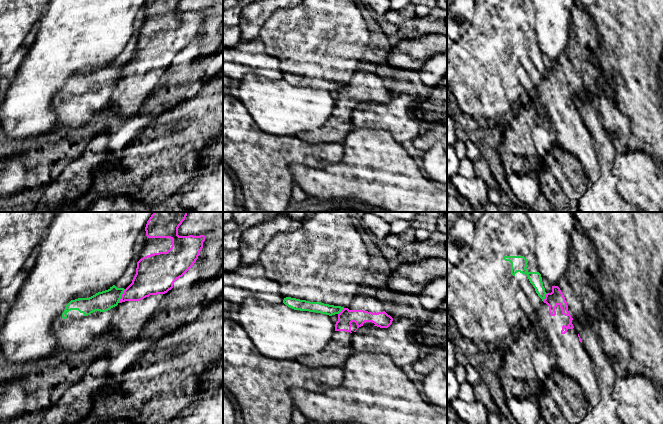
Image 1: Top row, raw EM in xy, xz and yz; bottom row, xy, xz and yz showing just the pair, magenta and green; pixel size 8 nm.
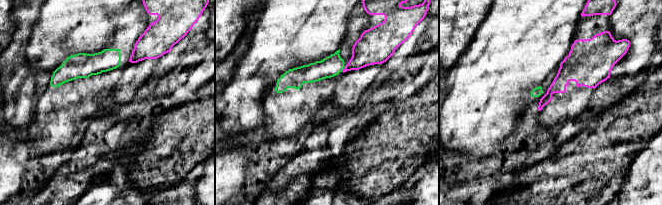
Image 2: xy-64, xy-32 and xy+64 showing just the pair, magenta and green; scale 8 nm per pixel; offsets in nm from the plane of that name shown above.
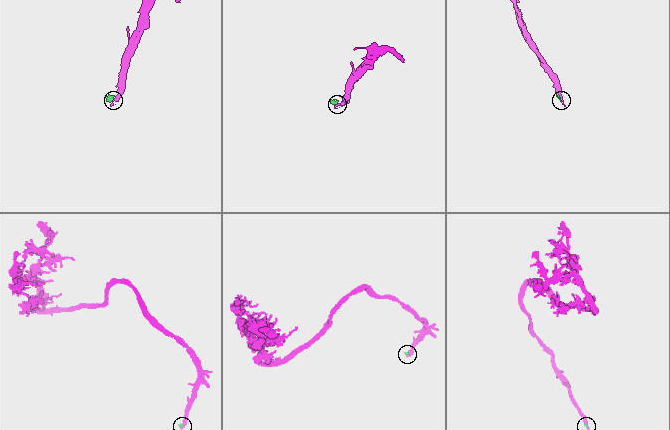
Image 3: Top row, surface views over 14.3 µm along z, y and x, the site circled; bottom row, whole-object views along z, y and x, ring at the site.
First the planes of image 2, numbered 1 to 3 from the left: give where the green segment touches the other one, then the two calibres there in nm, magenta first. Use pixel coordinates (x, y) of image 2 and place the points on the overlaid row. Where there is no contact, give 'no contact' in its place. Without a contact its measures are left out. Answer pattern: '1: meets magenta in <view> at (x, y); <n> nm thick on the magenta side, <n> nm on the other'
1: no contact
2: meets magenta in xy-32 at (343, 69); 240 nm thick on the magenta side, 160 nm on the other
3: no contact

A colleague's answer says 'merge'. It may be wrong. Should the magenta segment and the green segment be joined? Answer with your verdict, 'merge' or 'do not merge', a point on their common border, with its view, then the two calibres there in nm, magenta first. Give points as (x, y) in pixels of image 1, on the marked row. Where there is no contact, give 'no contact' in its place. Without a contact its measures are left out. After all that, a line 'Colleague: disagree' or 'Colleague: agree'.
do not merge | xy (121, 296) | 220/160 nm
Colleague: disagree

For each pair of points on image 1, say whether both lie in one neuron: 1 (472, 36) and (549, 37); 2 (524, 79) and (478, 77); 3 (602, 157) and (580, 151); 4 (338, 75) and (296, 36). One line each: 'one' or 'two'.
1: two
2: one
3: two
4: one

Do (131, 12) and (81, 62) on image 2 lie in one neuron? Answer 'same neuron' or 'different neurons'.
same neuron

